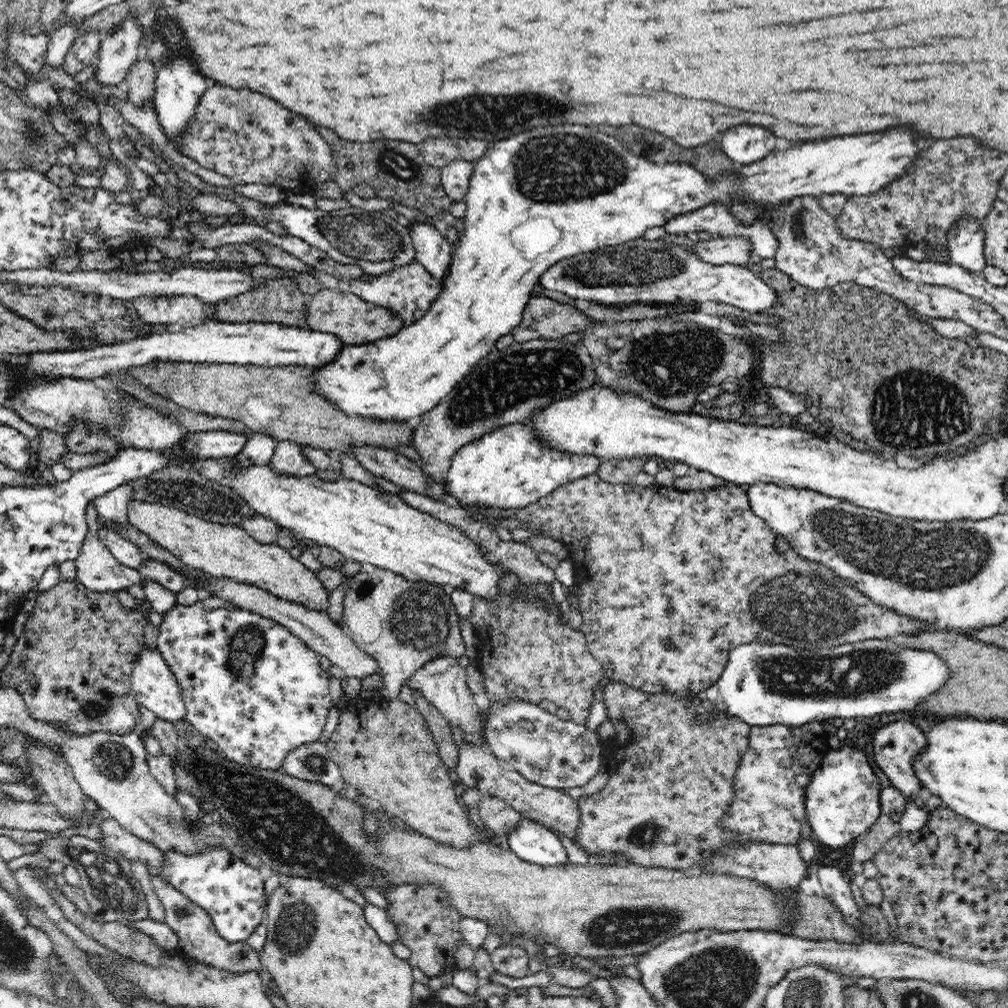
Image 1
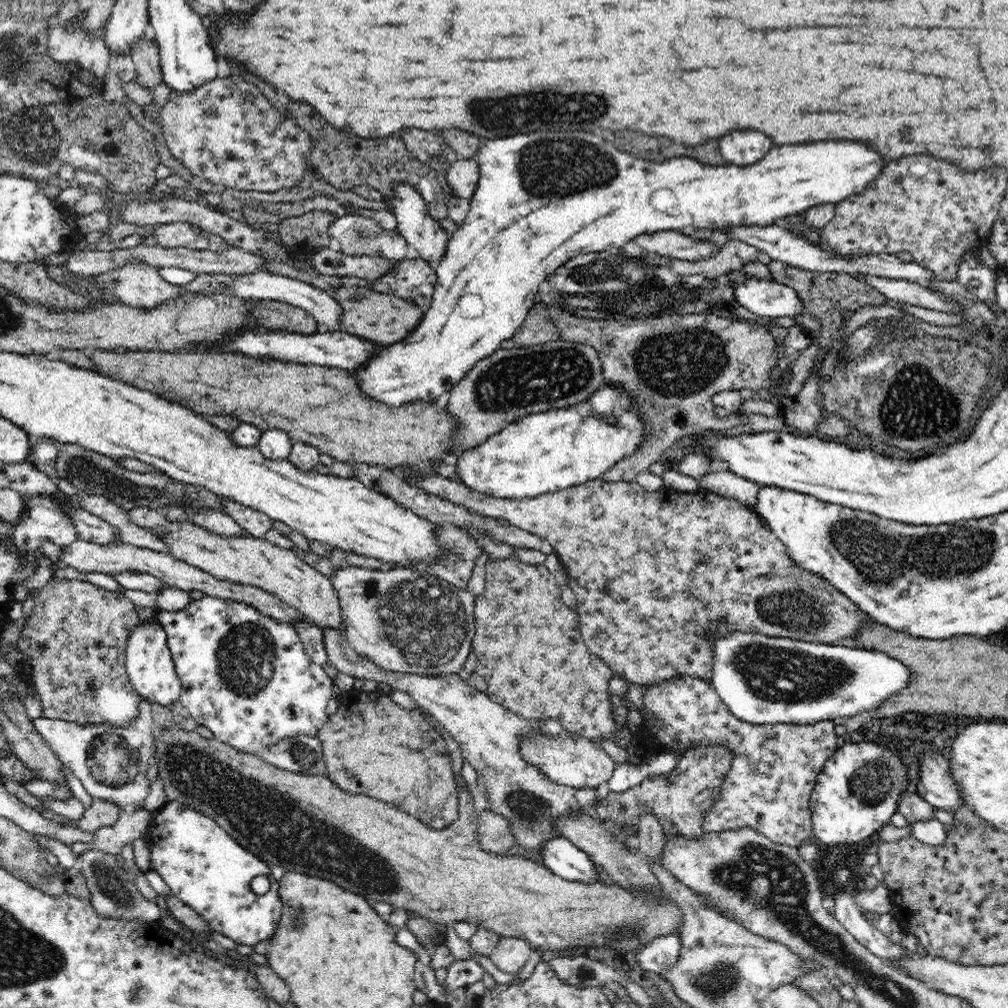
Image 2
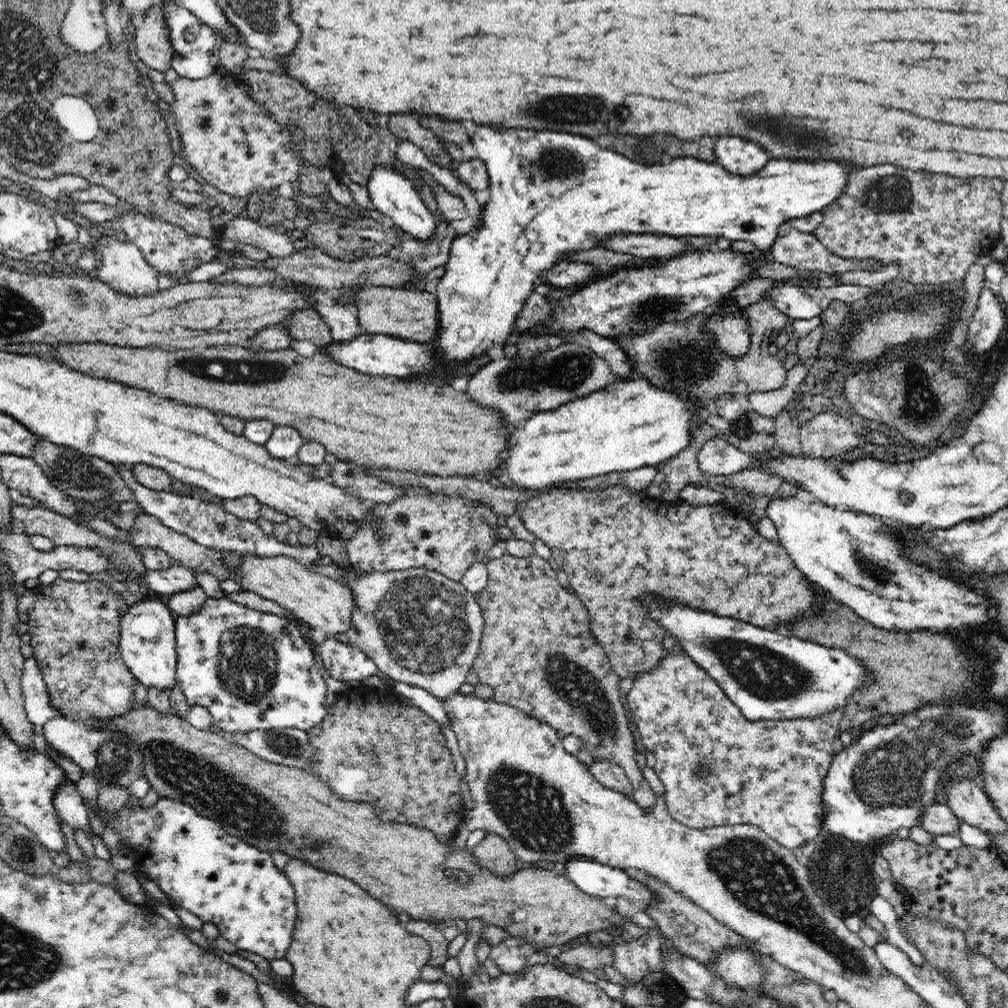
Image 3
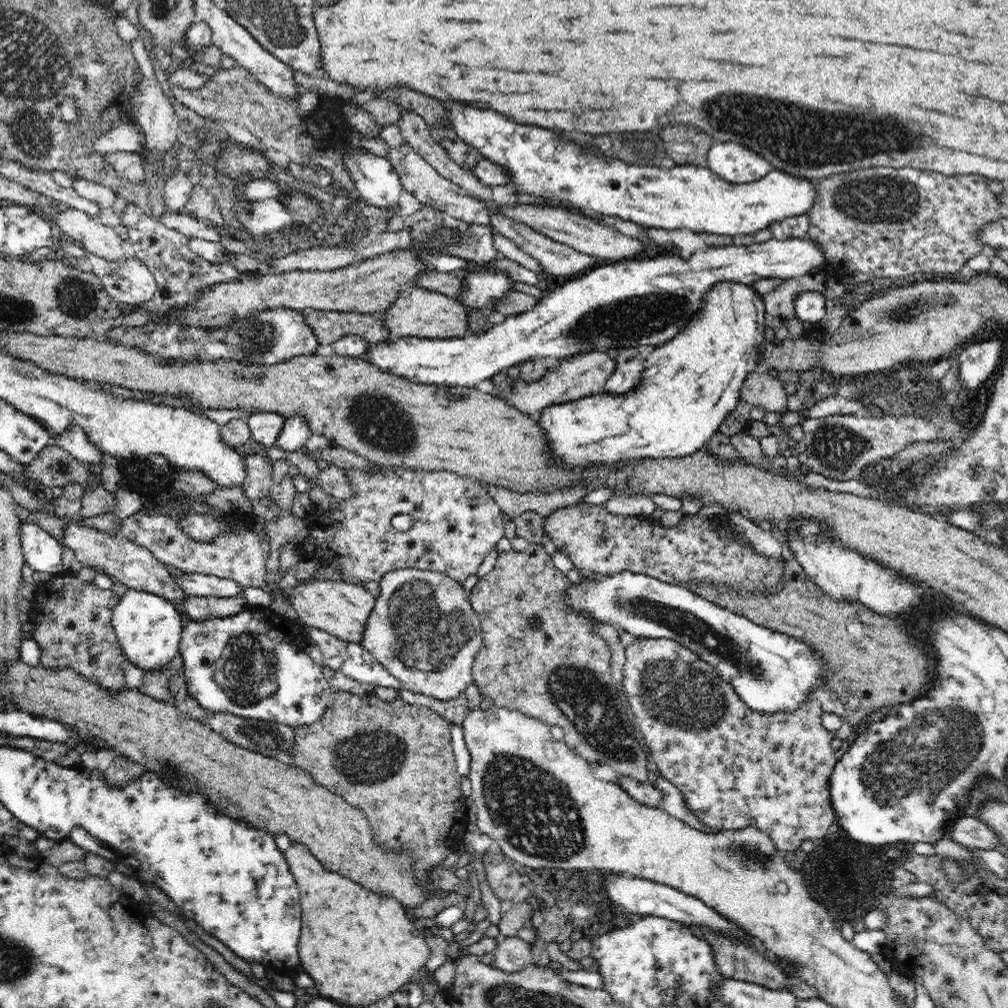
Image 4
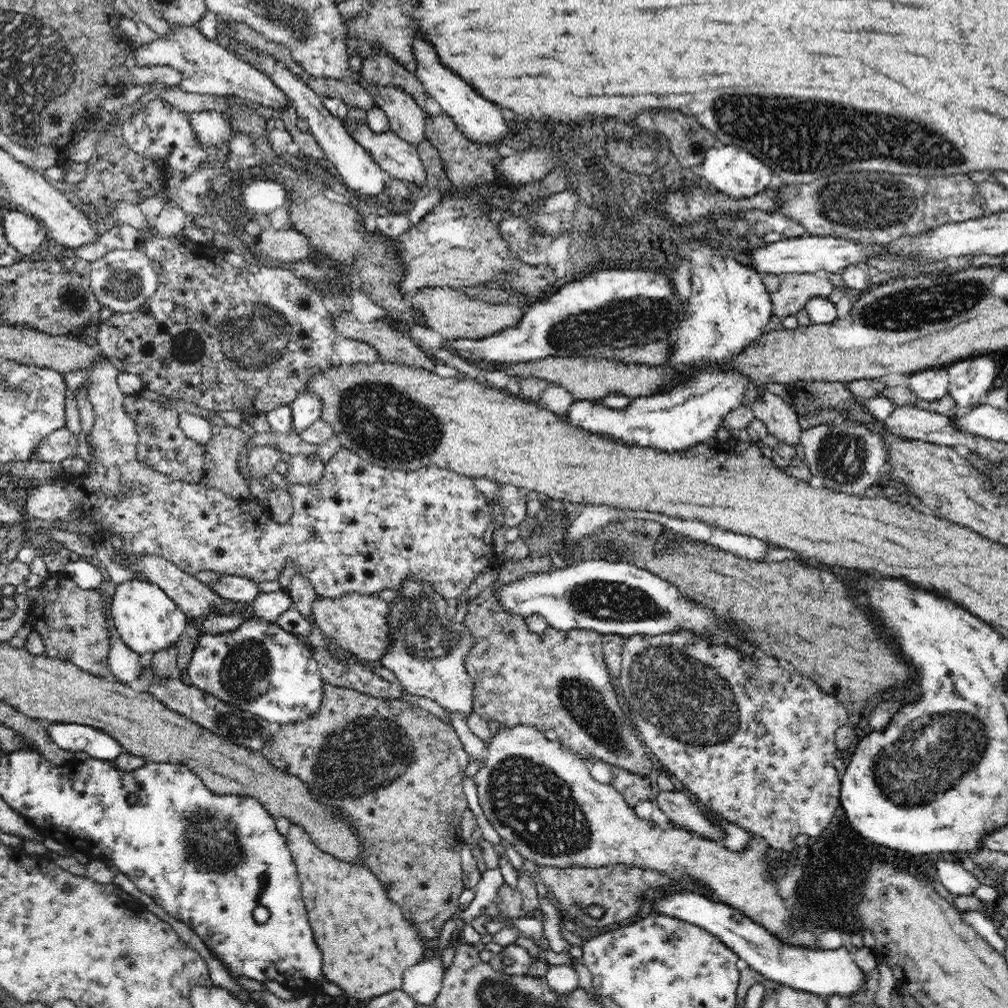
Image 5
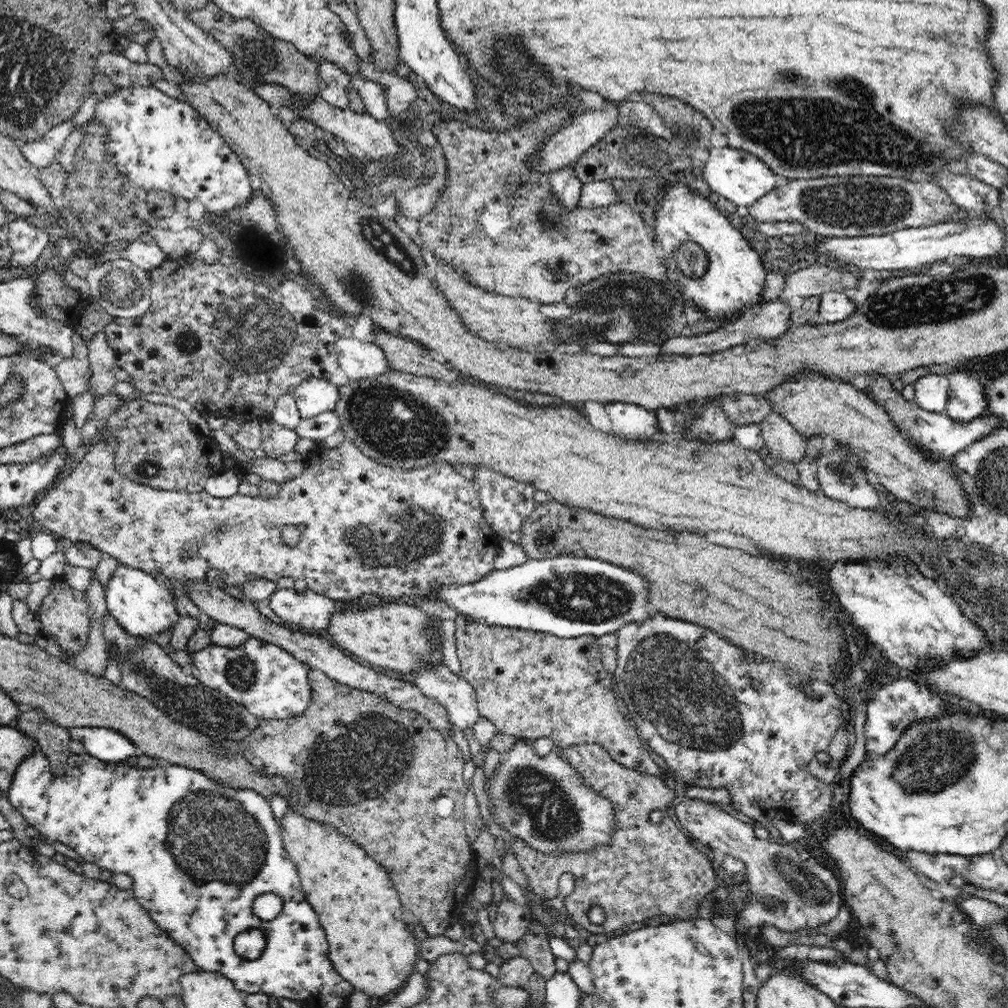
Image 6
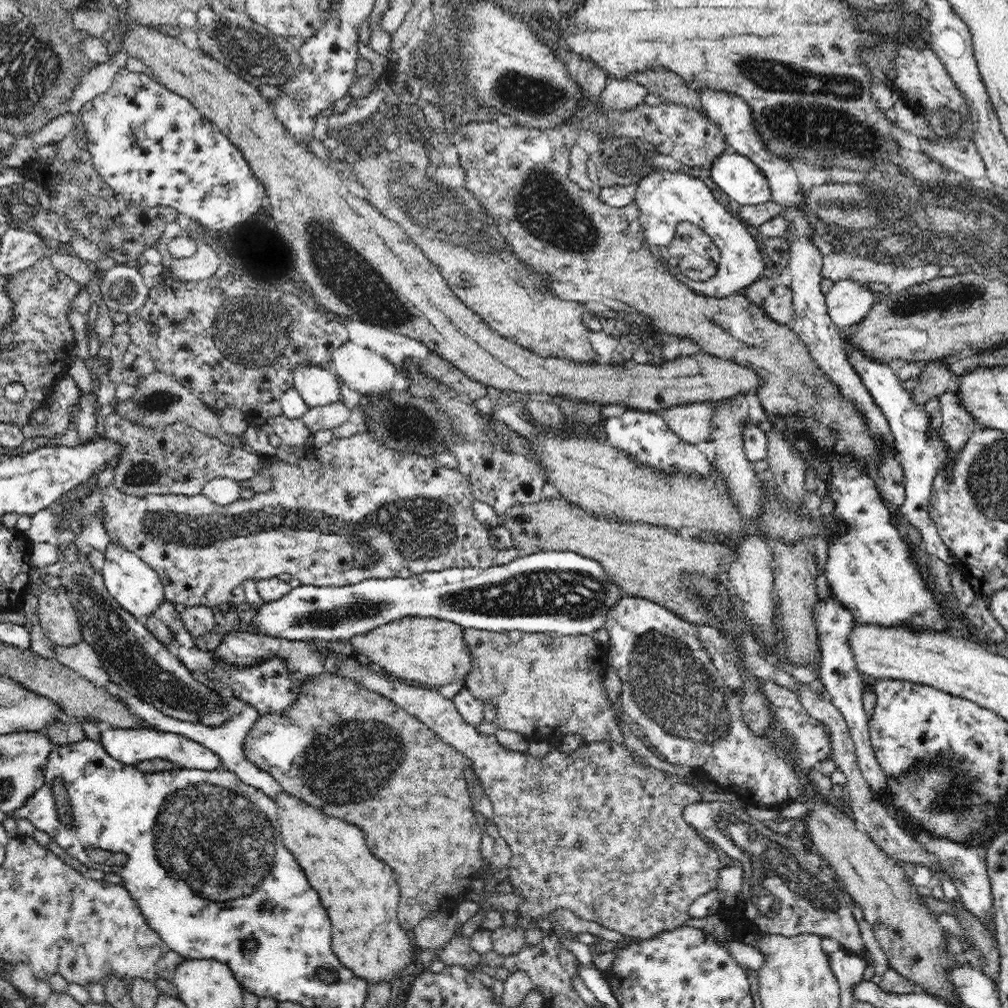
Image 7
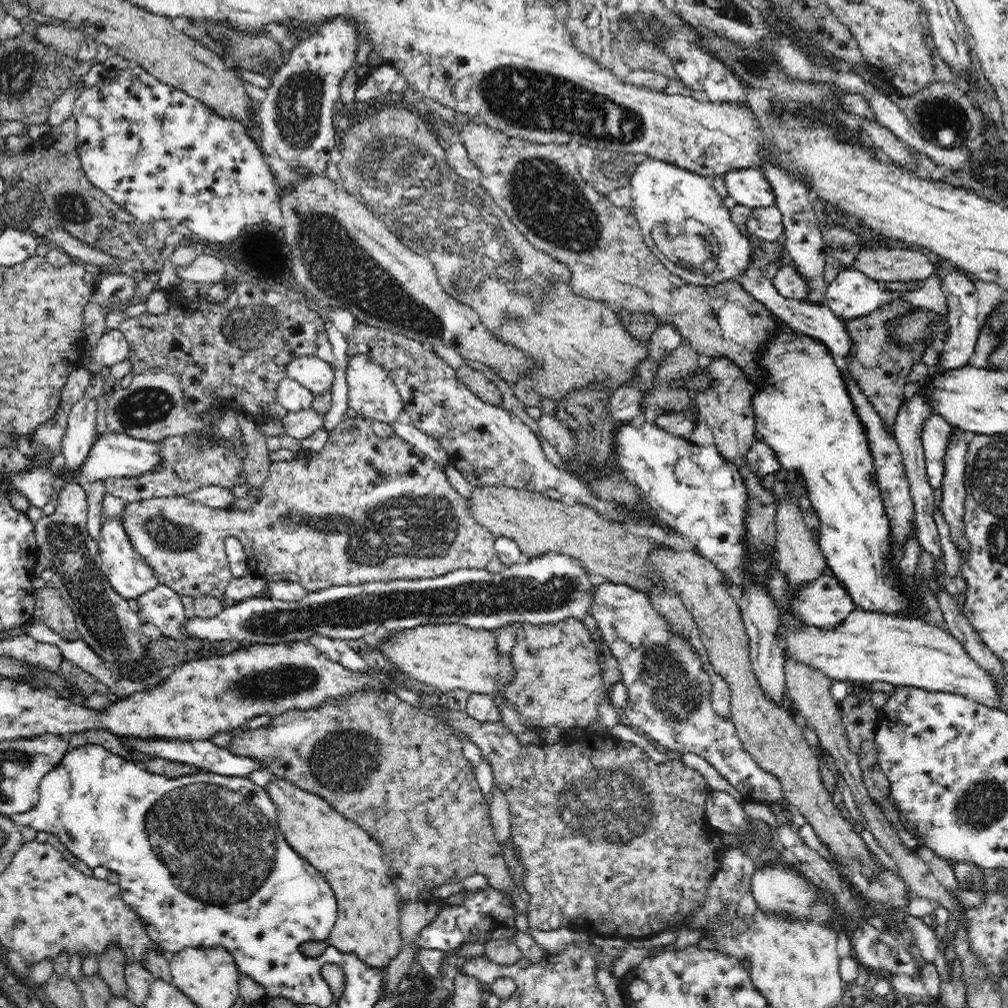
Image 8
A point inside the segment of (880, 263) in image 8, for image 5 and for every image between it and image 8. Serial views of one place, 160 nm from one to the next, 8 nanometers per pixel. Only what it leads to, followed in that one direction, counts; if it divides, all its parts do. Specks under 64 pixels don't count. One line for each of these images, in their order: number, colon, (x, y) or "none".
5: (795, 290)
6: (816, 279)
7: (837, 266)

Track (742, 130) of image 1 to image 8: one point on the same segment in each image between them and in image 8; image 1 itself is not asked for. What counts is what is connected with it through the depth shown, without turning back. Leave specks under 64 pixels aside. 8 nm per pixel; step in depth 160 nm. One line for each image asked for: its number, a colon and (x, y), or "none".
2: (740, 149)
3: (742, 158)
4: (732, 162)
5: (728, 169)
6: (739, 176)
7: (737, 176)
8: (749, 187)

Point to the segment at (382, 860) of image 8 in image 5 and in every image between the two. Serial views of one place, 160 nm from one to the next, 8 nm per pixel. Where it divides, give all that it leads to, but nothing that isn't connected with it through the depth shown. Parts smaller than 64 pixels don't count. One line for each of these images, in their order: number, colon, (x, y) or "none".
5: (368, 944)
6: (371, 947)
7: (361, 894)

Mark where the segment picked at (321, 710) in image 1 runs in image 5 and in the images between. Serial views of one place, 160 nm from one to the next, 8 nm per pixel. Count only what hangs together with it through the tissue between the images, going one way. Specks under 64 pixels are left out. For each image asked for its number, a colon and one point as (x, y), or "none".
2: (245, 675)
3: (253, 670)
4: (251, 665)
5: (261, 668)

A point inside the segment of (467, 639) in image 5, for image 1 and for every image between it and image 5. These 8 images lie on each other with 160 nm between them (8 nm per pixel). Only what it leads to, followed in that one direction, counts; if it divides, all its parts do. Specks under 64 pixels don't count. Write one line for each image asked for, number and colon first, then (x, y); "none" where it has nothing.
1: (403, 623)
2: (407, 621)
3: (420, 627)
4: (423, 630)

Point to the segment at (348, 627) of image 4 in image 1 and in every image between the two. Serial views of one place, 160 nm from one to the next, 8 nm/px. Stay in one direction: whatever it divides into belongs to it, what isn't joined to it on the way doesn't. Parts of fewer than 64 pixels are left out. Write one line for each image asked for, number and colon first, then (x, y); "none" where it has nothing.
1: (222, 551)
2: (245, 560)
3: (320, 601)

